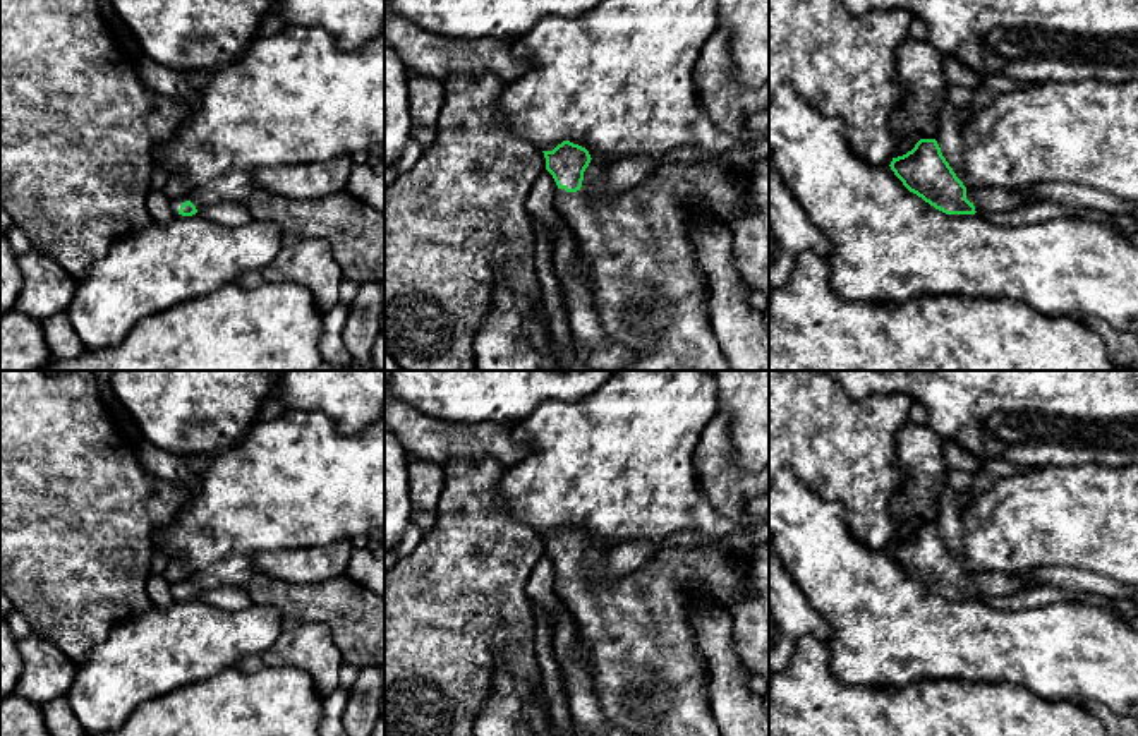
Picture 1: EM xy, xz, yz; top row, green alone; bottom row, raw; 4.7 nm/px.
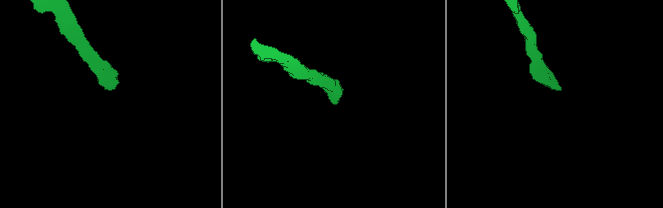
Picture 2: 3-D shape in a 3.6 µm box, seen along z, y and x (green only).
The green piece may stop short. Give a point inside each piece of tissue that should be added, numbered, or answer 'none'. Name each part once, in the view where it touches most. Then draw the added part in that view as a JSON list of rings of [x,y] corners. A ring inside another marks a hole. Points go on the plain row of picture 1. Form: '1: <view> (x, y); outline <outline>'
1: xz (651, 680); outline [[[590,544],[577,576],[556,576],[556,594],[590,650],[604,721],[630,736],[723,736],[709,705],[709,673],[690,624],[687,587],[695,585],[729,611],[750,592],[752,554],[668,546],[637,571],[604,582],[608,556],[602,546]]]

